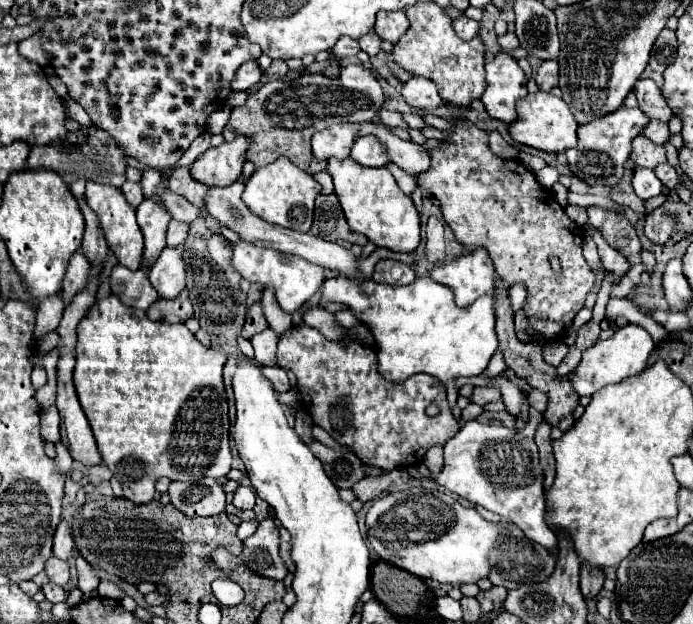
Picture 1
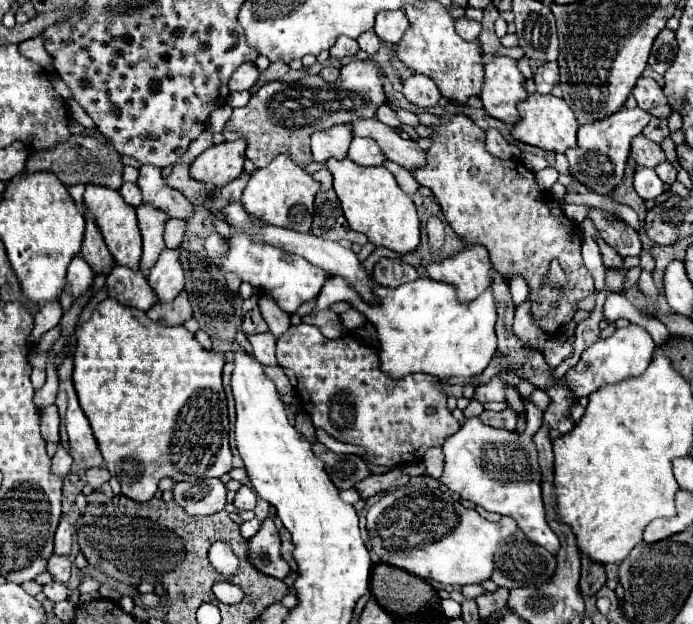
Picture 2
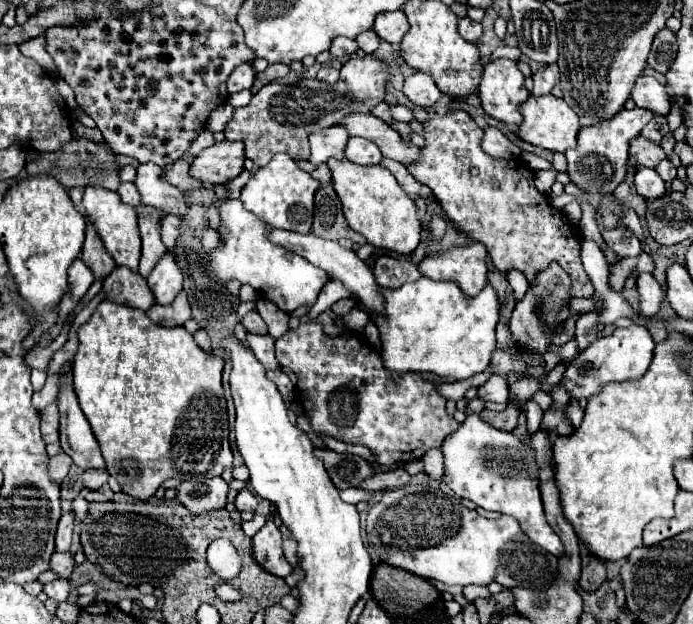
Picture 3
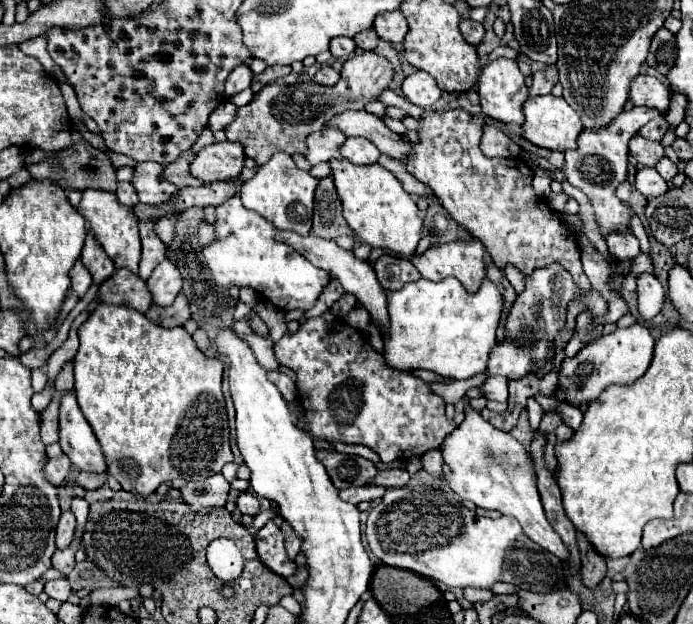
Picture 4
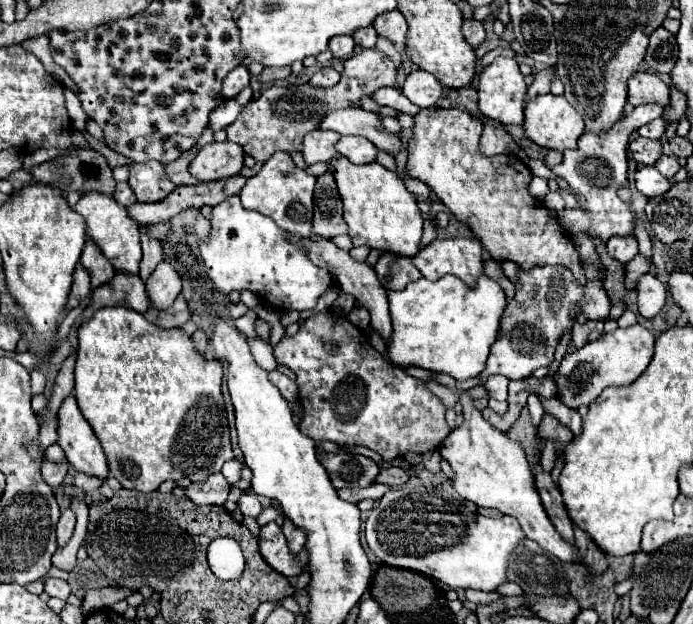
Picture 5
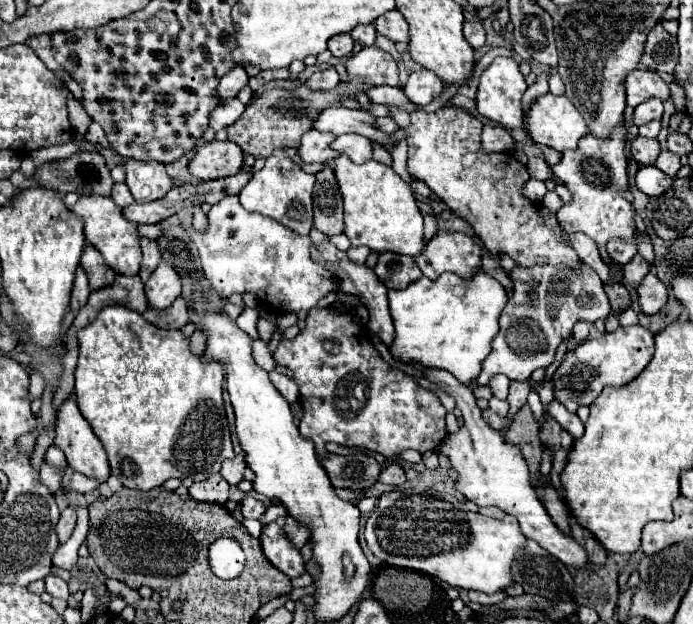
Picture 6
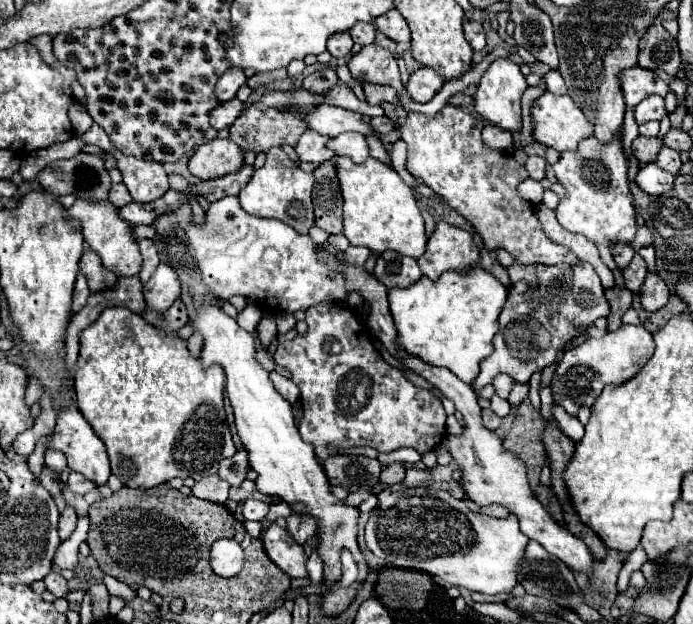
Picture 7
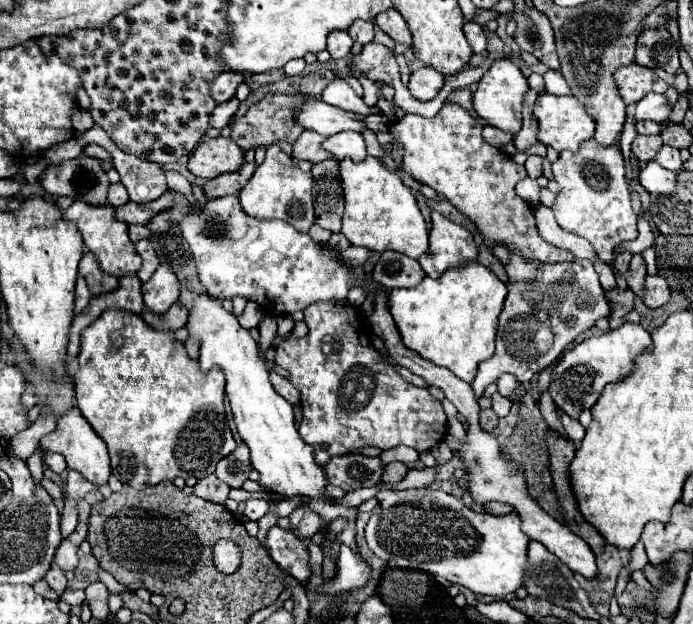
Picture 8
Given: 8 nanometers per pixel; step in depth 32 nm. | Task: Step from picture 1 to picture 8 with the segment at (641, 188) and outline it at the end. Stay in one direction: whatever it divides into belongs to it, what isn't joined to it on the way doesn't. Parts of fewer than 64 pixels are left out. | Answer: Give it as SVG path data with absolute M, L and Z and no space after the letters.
M648 162L638 174L638 182L650 194L670 194L676 188L676 174L664 170L658 162Z

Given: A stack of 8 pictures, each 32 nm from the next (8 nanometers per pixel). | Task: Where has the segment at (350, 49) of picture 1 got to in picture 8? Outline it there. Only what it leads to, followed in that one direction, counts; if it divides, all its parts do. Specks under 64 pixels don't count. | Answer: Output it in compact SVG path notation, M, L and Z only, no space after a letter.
M332 32L328 36L328 52L332 58L344 58L350 54L350 48L352 48L352 38L348 36L348 32Z

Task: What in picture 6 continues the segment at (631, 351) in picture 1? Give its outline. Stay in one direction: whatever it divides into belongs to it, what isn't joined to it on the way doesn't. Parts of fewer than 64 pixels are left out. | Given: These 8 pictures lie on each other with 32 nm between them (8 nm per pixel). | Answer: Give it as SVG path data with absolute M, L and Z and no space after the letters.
M626 326L618 328L612 334L602 334L600 338L586 340L574 350L566 352L562 364L552 376L554 398L564 404L570 412L576 412L578 406L590 406L604 386L624 386L632 382L652 360L654 356L654 334L644 326Z

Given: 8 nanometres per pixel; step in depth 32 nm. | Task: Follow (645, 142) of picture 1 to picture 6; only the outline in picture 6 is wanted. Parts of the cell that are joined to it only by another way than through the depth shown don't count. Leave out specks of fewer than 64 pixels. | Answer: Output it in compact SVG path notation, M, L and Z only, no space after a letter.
M636 136L630 144L630 150L632 150L632 156L638 164L642 166L648 166L648 164L654 164L658 154L660 154L660 142L658 140L652 140L652 138L642 138L642 136Z

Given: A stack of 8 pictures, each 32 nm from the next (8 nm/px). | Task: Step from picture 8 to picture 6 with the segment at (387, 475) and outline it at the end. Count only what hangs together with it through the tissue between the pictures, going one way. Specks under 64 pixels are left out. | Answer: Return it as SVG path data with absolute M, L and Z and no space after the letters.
M390 464L388 468L382 468L378 480L384 482L384 484L390 484L390 486L402 486L406 482L406 474L404 474L402 466Z

